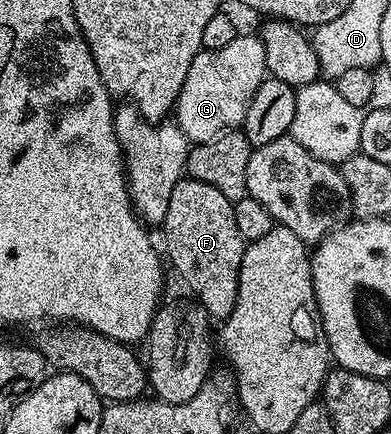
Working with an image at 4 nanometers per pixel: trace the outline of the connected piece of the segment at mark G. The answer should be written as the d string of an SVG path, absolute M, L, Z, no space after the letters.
M239 33L229 45L224 45L224 49L199 51L188 68L188 77L184 77L173 118L191 144L212 141L226 131L241 128L248 105L252 105L256 89L260 89L266 78L268 72L261 38L257 34Z

